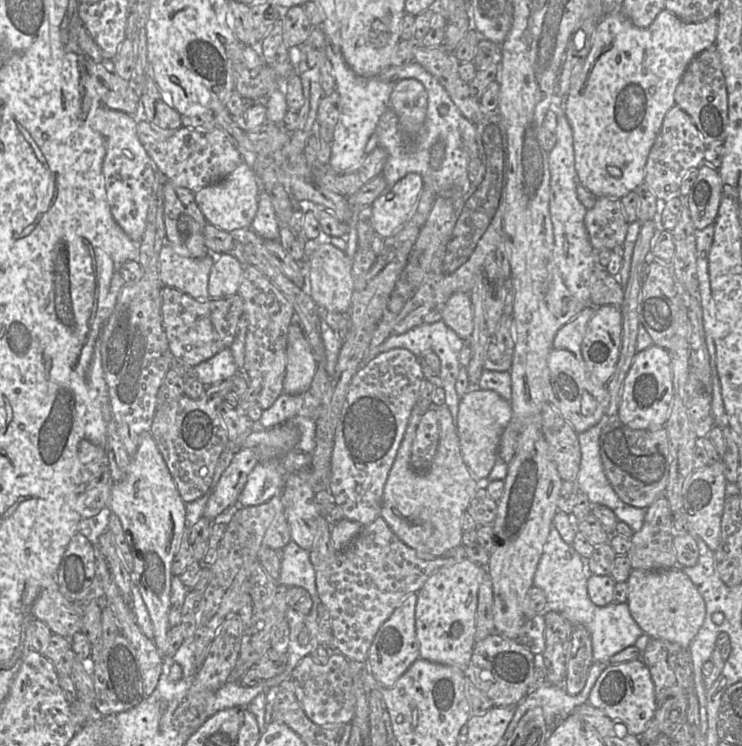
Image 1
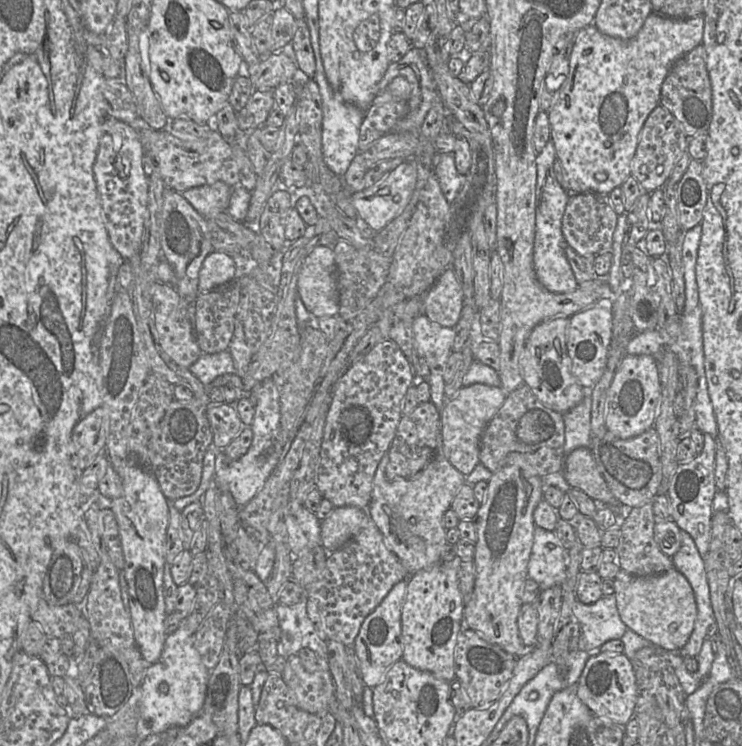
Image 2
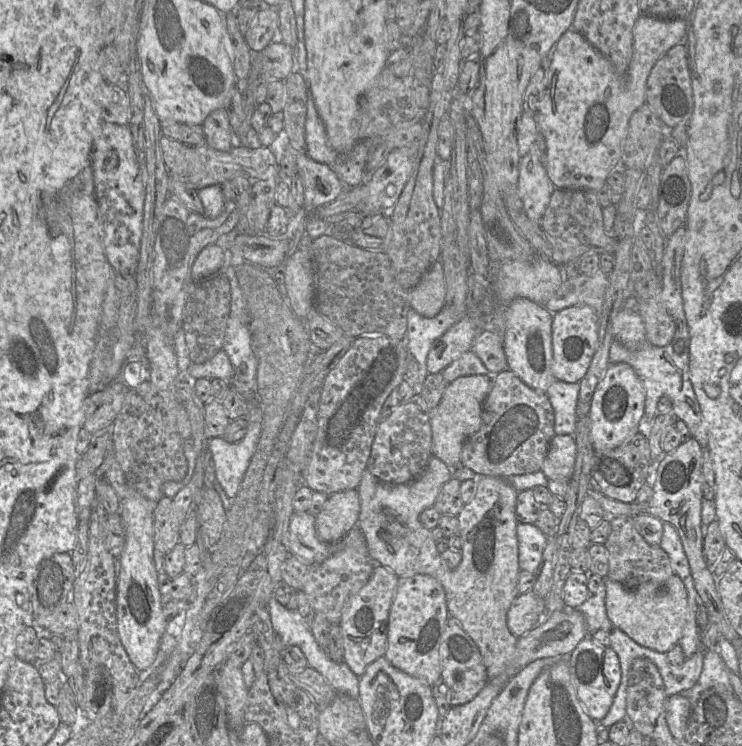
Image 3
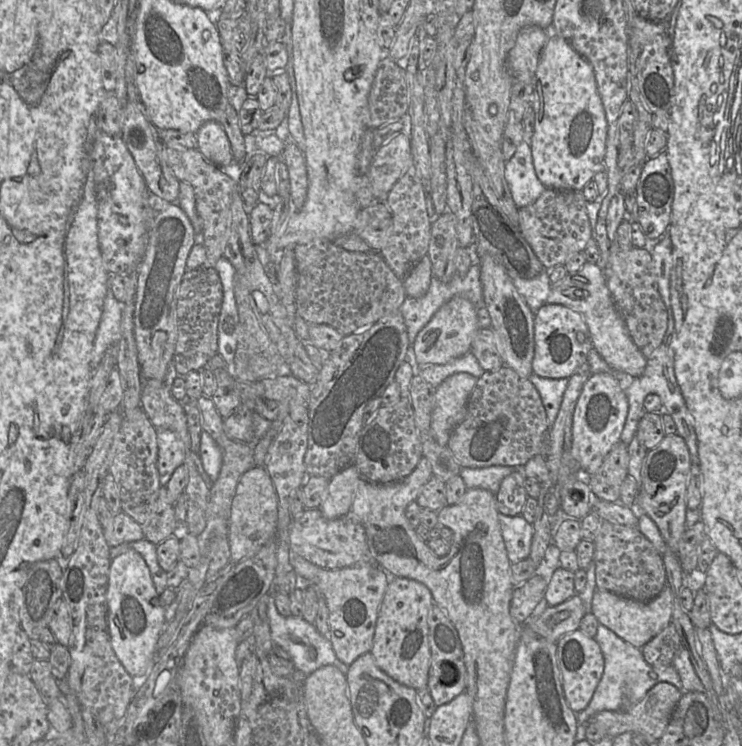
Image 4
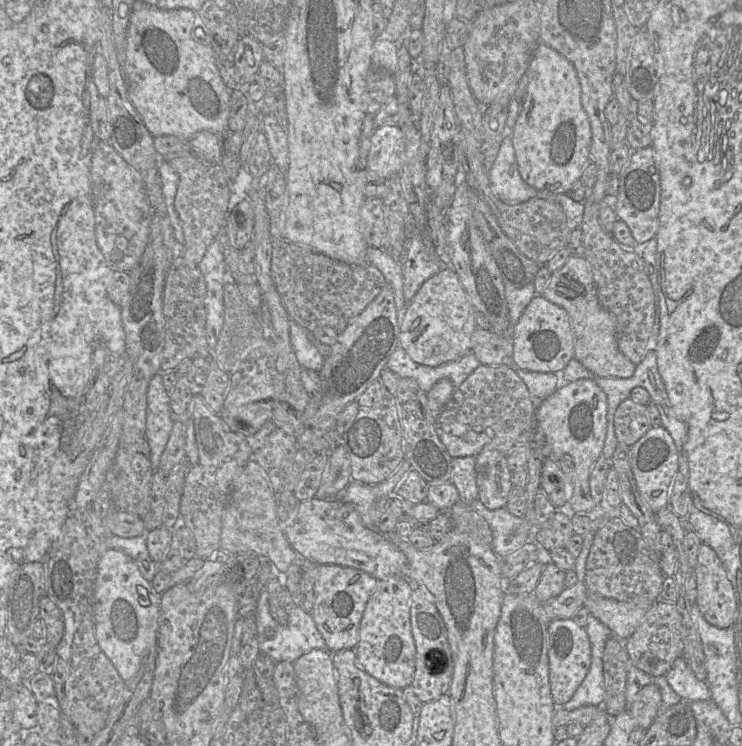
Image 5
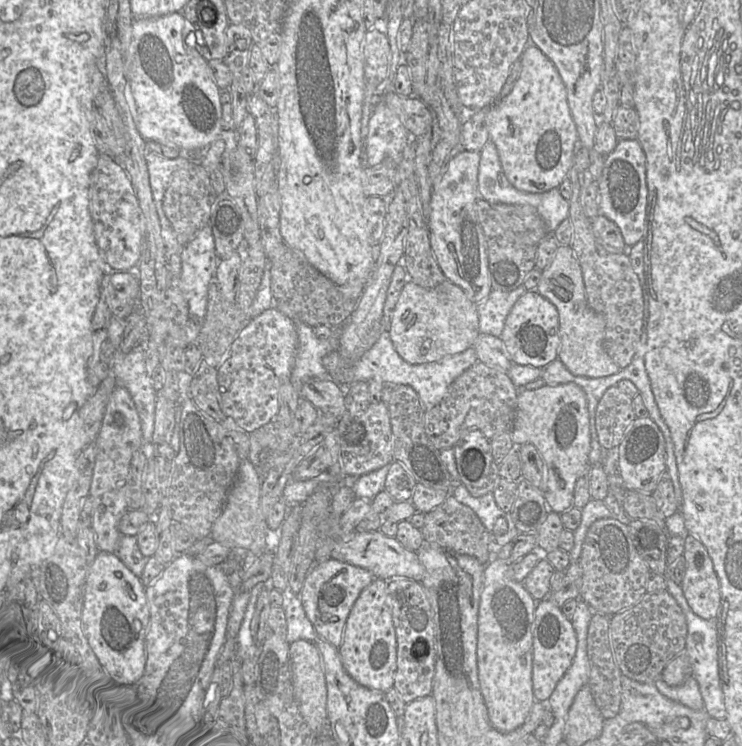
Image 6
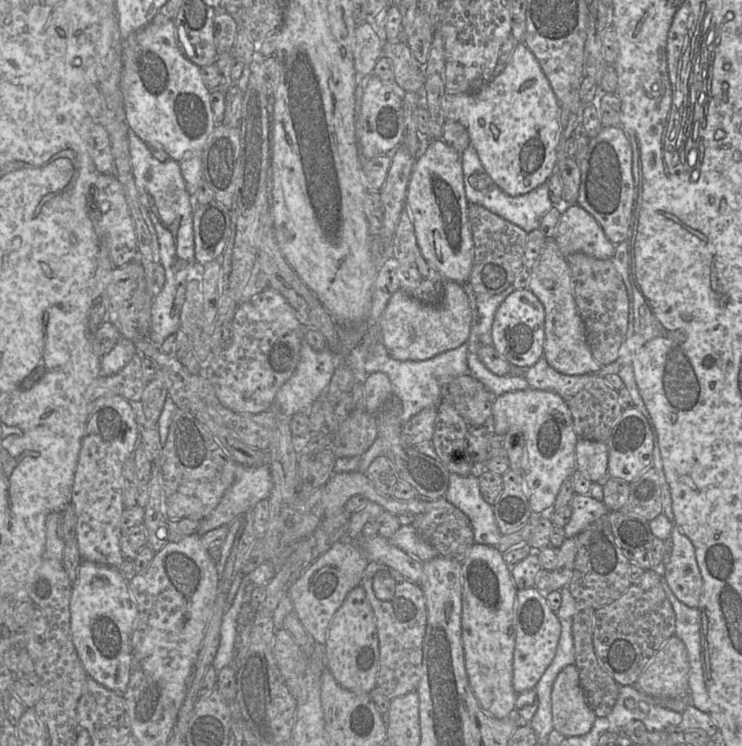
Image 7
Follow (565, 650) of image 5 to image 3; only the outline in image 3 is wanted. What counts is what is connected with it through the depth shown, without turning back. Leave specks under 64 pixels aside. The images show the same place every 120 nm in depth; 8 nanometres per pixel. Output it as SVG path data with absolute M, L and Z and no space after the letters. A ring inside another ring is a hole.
M587 636L564 657L579 701L587 714L599 723L609 712L621 683L622 673L618 655L612 648L598 644Z

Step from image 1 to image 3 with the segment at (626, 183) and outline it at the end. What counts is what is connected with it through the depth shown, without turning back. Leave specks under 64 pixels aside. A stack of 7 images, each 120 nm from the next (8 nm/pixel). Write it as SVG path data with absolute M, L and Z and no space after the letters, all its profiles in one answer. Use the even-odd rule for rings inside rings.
M642 14L634 26L633 39L633 55L629 68L625 74L618 74L611 63L601 55L592 45L578 32L573 29L566 31L557 41L549 55L549 69L547 73L547 84L543 91L543 96L538 104L538 109L534 115L537 122L538 130L543 134L546 156L545 169L551 182L556 188L570 190L597 190L606 185L607 177L618 169L622 169L622 148L624 139L628 130L628 125L632 114L643 104L646 103L646 86L650 71L657 60L662 57L672 47L682 44L688 32L687 15L685 17L656 17L647 14Z

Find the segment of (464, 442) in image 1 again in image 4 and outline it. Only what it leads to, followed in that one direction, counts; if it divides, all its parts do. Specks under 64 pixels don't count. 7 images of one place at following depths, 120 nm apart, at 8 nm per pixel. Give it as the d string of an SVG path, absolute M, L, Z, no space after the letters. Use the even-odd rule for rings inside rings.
M455 373L436 387L431 429L435 440L447 446L453 428L466 414L467 401L477 378L469 373Z

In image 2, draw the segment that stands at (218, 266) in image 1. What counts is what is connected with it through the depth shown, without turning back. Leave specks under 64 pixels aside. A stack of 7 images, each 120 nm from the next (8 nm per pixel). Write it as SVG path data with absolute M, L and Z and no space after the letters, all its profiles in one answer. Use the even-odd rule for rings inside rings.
M218 251L209 253L204 259L200 272L199 292L208 292L229 284L235 279L235 263L231 256Z

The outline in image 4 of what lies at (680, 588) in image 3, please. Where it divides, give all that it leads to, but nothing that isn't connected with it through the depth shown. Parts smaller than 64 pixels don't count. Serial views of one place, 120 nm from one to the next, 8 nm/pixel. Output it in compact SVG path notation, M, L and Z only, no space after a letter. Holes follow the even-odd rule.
M668 585L662 593L651 601L639 602L614 593L597 590L592 599L591 612L599 624L613 631L629 644L642 648L673 620L675 592Z

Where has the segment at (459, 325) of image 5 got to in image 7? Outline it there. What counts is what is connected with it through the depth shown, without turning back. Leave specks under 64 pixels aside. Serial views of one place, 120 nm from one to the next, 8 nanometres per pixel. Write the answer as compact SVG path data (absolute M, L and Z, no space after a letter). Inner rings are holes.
M447 281L442 298L434 304L422 303L397 290L392 294L378 324L381 341L389 354L401 361L421 361L467 342L472 321L468 297L461 284Z

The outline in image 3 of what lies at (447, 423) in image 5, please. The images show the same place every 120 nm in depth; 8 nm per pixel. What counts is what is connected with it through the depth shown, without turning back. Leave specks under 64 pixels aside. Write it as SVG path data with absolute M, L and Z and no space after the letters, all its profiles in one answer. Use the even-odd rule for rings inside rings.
M509 368L496 373L491 381L491 389L482 404L481 424L463 444L461 466L477 475L502 478L541 471L550 441L556 435L554 410L547 395L526 385Z

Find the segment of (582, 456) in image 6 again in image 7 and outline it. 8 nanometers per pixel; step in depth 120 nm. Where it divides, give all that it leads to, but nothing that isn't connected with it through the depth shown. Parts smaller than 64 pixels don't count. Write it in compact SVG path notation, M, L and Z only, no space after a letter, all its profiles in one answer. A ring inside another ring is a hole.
M527 388L497 395L492 405L491 419L494 425L494 434L489 437L487 451L495 452L503 447L503 436L511 429L518 429L523 434L526 443L526 453L522 459L522 479L528 490L528 500L534 513L547 513L555 502L562 483L570 478L576 470L575 447L578 436L574 431L571 413L566 400L559 394Z

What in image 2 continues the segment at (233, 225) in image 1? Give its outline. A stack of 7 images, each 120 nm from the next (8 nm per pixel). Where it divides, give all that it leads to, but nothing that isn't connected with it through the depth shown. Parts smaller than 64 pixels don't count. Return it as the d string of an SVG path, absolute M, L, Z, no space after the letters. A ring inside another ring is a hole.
M224 182L194 187L182 192L182 196L206 219L227 211L232 187Z

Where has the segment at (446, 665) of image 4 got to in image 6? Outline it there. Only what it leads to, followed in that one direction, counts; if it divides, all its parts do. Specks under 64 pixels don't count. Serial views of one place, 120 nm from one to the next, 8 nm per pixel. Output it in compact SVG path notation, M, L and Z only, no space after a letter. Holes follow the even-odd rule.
M375 577L356 600L338 650L345 670L360 685L383 692L394 688L406 703L431 695L435 623L423 585L402 577Z

